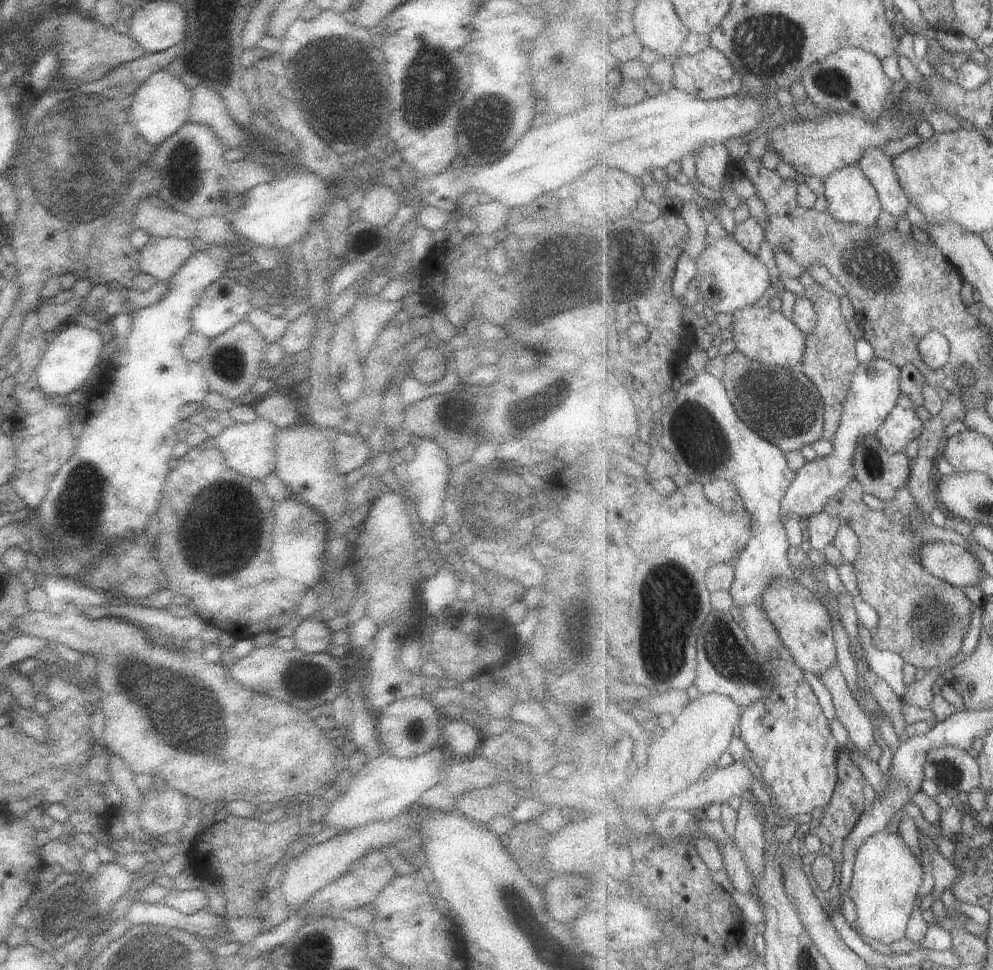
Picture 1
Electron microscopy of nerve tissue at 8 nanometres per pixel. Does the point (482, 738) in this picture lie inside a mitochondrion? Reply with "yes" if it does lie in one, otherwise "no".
no

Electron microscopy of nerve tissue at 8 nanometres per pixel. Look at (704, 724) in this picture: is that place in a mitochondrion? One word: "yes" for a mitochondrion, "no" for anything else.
no

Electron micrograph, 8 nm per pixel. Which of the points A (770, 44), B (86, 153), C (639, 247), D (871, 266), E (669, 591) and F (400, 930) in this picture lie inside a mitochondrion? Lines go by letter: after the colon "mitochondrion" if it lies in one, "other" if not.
A: mitochondrion
B: mitochondrion
C: mitochondrion
D: mitochondrion
E: mitochondrion
F: other

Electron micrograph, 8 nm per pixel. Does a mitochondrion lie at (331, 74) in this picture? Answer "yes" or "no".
yes

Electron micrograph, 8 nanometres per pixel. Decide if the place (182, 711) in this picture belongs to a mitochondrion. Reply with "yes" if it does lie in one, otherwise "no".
yes

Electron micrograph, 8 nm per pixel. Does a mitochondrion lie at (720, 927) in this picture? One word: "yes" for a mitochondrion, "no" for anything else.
no

